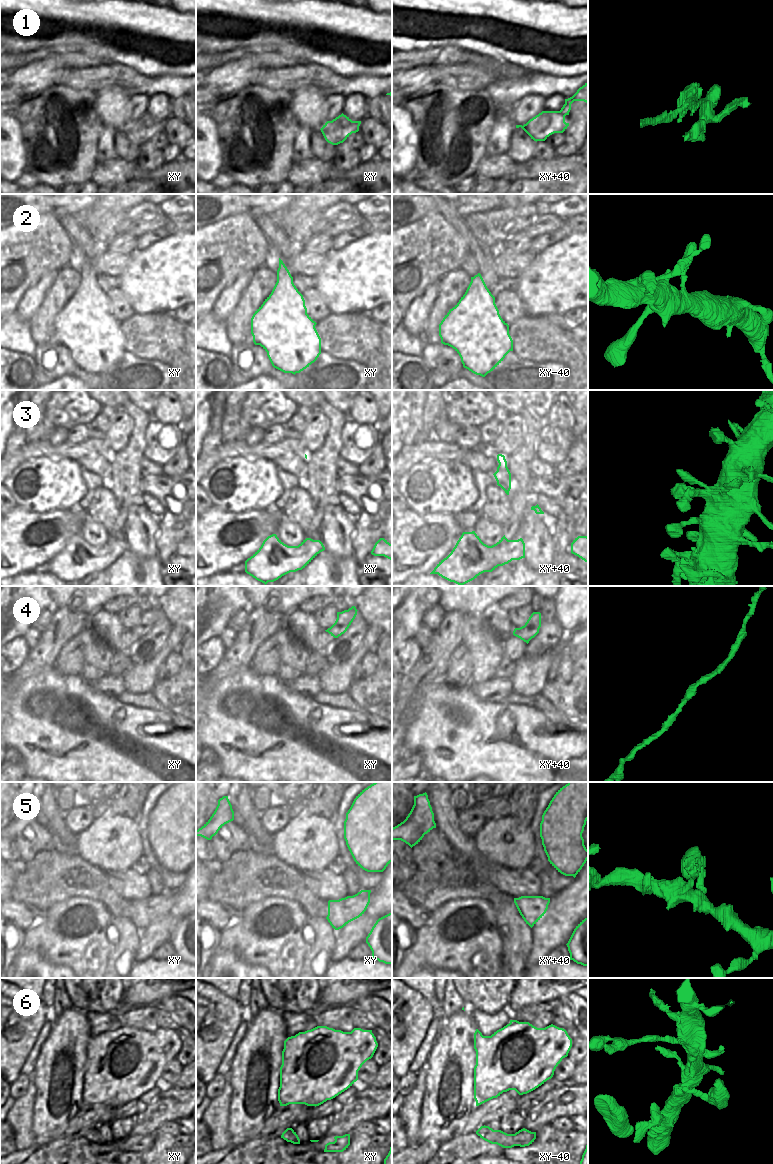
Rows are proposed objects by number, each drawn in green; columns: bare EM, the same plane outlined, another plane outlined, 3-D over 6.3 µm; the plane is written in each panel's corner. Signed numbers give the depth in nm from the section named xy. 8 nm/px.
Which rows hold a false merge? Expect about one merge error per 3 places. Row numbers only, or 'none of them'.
1.

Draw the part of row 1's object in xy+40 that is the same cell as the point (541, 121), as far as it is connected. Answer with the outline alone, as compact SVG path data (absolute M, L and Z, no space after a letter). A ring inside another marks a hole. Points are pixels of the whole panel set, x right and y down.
M588 81L582 87L580 87L572 97L565 99L565 104L560 111L542 111L541 113L530 119L526 123L529 131L531 132L534 129L538 129L540 131L548 129L551 114L558 113L564 117L566 115L569 115L569 112L571 110L571 104L574 101L584 101L588 103Z

